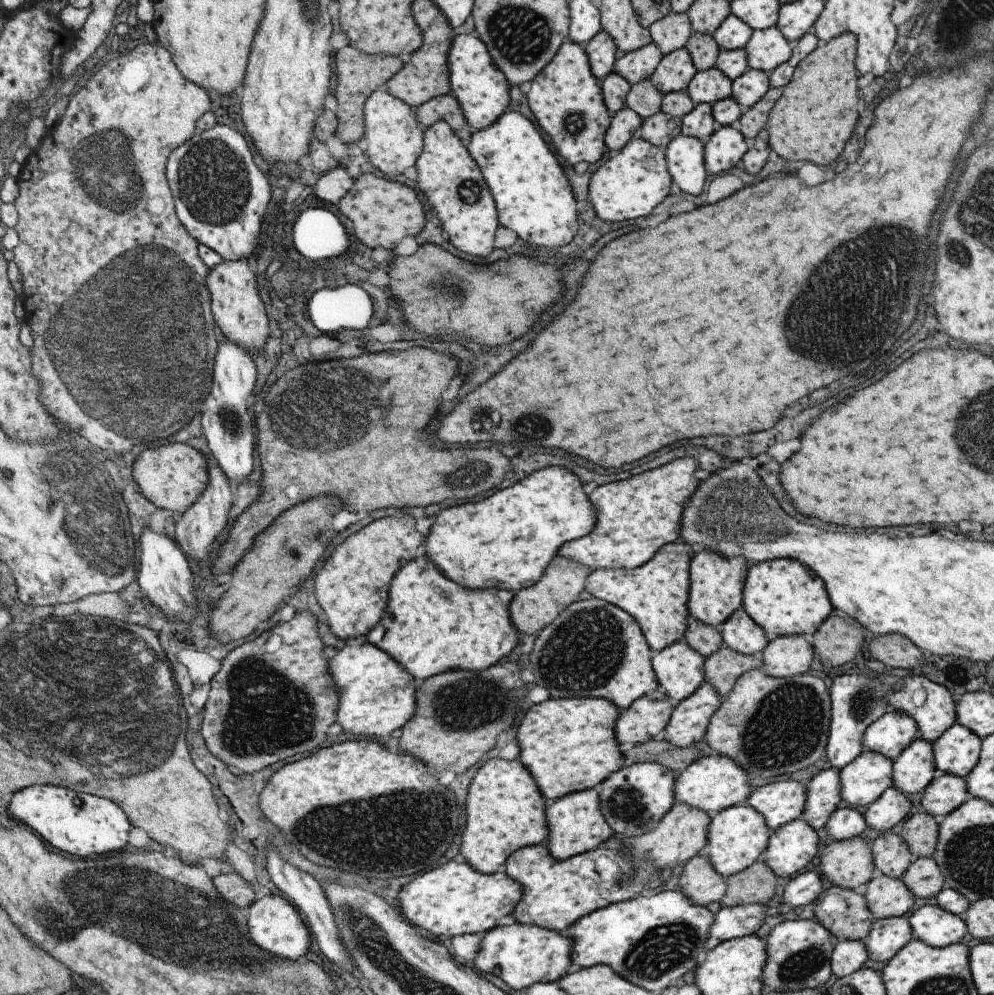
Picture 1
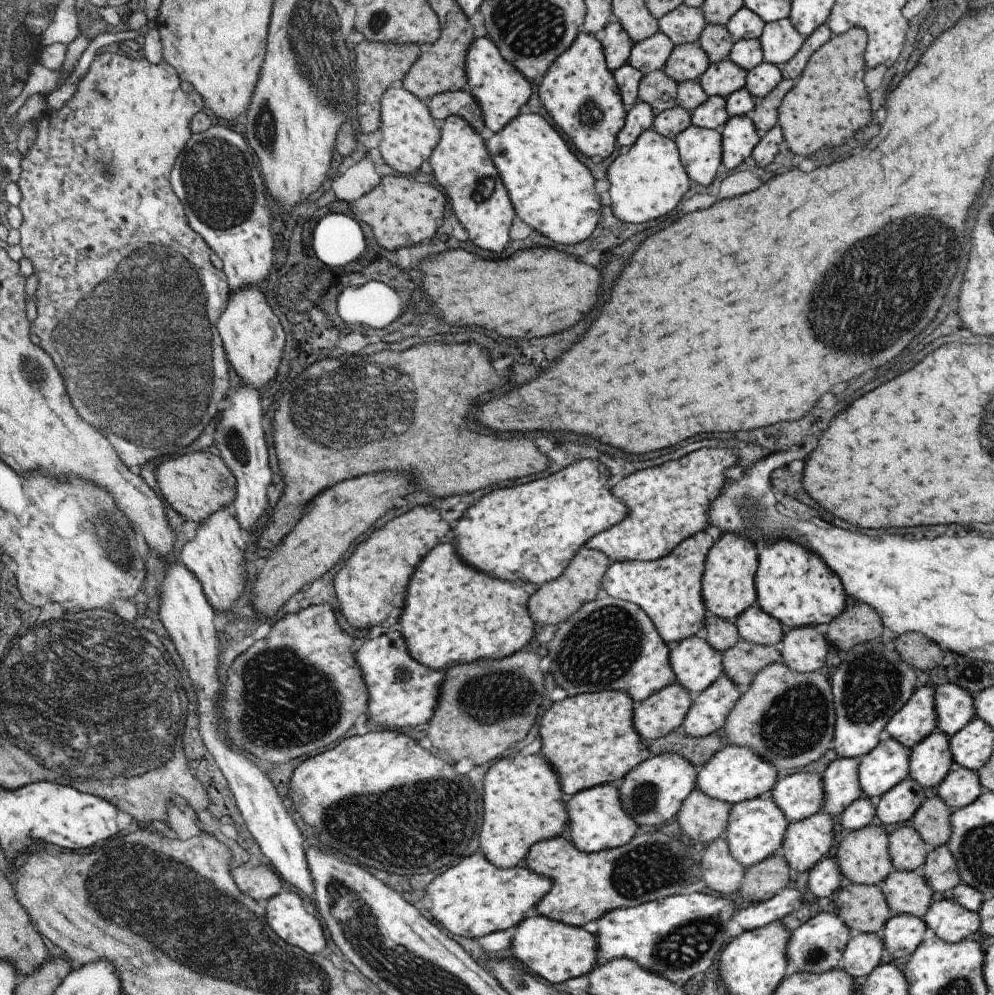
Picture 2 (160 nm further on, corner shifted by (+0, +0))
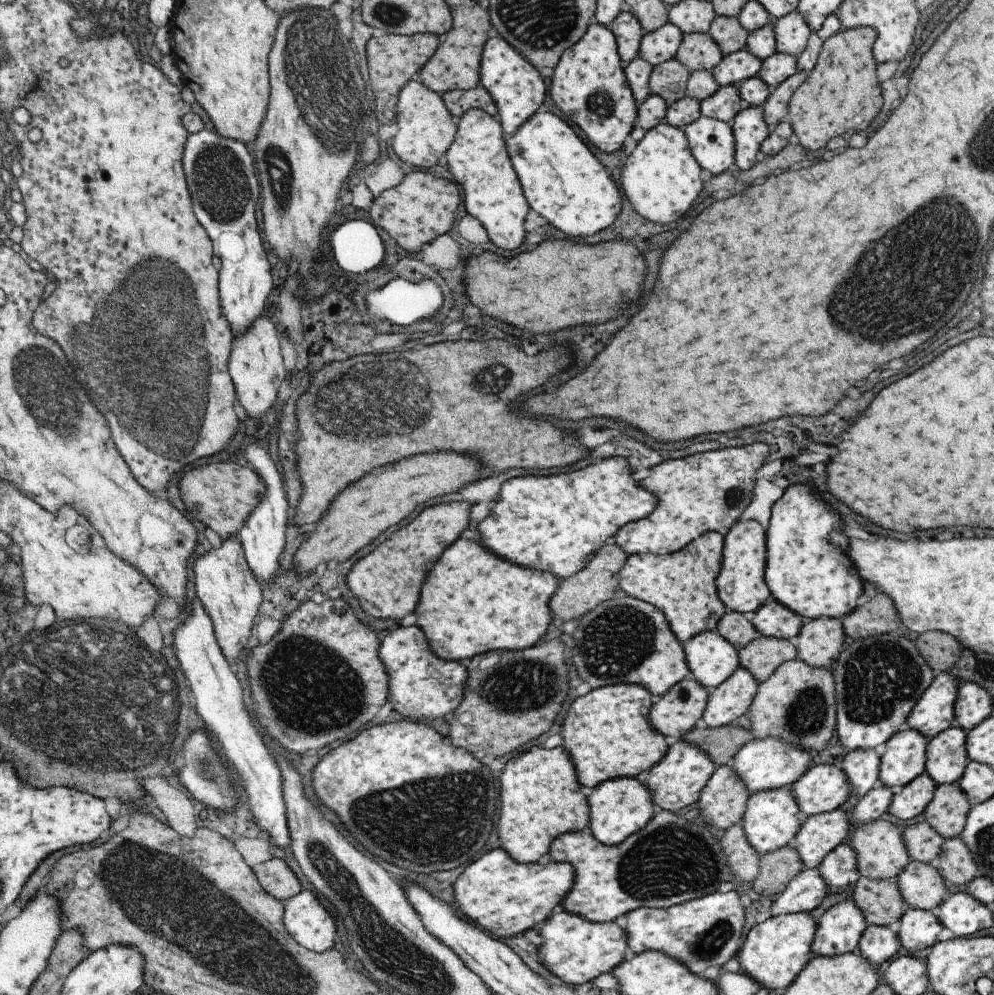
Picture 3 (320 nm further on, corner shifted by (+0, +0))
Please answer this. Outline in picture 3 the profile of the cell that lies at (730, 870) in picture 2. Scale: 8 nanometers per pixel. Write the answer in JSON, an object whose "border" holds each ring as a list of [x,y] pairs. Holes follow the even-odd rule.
{"border":[[[741,822],[731,825],[721,837],[726,866],[734,876],[729,888],[743,889],[757,876],[760,854],[747,842]]]}

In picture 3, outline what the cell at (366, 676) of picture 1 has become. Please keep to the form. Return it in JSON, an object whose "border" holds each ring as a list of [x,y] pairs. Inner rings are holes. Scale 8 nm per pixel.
{"border":[[[417,625],[398,627],[380,640],[378,659],[388,674],[386,701],[393,704],[393,711],[405,718],[446,718],[461,702],[466,668],[460,661],[439,658],[430,650],[425,635]]]}

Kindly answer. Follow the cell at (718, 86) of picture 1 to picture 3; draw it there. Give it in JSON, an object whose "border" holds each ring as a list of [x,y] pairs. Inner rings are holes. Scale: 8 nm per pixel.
{"border":[[[746,48],[723,55],[710,70],[719,87],[738,85],[749,77],[755,76],[762,61],[753,56]]]}

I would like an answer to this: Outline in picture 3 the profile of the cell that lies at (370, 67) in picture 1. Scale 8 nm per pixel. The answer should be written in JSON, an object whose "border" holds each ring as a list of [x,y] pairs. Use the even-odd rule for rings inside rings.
{"border":[[[429,33],[412,35],[383,34],[371,37],[366,42],[366,66],[368,68],[370,85],[375,96],[373,102],[374,116],[379,124],[392,122],[395,118],[396,100],[401,87],[420,72],[420,68],[429,60],[440,43],[441,36]]]}

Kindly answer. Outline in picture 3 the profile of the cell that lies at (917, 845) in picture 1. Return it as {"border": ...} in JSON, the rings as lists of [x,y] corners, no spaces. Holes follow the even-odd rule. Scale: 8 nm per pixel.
{"border":[[[956,783],[937,785],[932,799],[924,808],[923,822],[933,827],[944,840],[959,837],[971,807]]]}

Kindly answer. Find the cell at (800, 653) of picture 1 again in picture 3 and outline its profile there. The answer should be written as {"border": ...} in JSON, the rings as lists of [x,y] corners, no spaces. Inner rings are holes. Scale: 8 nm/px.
{"border":[[[835,617],[805,620],[792,639],[797,659],[810,667],[824,669],[833,666],[844,641],[847,640],[842,629],[842,619]]]}

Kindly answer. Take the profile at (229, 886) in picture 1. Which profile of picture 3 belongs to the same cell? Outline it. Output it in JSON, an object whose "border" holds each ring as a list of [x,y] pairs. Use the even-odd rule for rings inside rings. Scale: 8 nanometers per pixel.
{"border":[[[271,857],[264,863],[253,865],[252,870],[260,885],[277,900],[284,901],[295,896],[300,890],[295,874],[283,859]]]}

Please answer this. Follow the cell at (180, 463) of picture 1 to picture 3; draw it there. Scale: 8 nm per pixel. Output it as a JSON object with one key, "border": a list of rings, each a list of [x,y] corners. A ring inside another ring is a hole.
{"border":[[[237,459],[217,462],[191,470],[180,480],[179,494],[183,496],[183,504],[187,508],[187,512],[202,522],[205,527],[211,528],[221,539],[227,537],[237,537],[240,528],[247,523],[248,516],[252,514],[252,510],[258,505],[261,493],[264,493],[265,483],[262,483],[257,473],[247,464],[241,463]]]}

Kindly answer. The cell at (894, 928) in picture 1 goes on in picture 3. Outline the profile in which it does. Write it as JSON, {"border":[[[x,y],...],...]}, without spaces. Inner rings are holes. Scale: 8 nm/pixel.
{"border":[[[906,908],[894,926],[900,946],[913,952],[925,950],[940,940],[937,934],[943,927],[934,911],[913,908]]]}

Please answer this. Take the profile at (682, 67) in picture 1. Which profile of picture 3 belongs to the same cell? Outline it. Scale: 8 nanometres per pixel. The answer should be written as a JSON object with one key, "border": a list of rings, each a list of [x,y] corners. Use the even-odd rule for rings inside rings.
{"border":[[[702,32],[685,33],[674,57],[684,64],[690,74],[696,70],[711,70],[722,57],[717,43]]]}

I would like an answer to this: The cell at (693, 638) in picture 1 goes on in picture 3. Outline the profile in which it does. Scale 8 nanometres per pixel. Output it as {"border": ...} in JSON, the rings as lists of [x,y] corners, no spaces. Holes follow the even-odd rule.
{"border":[[[725,610],[715,628],[733,646],[745,646],[759,636],[753,625],[735,611]]]}

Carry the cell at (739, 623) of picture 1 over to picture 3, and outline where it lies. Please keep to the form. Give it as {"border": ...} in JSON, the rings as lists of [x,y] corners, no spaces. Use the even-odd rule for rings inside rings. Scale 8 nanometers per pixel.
{"border":[[[775,600],[763,603],[749,621],[759,636],[792,641],[805,619]]]}

